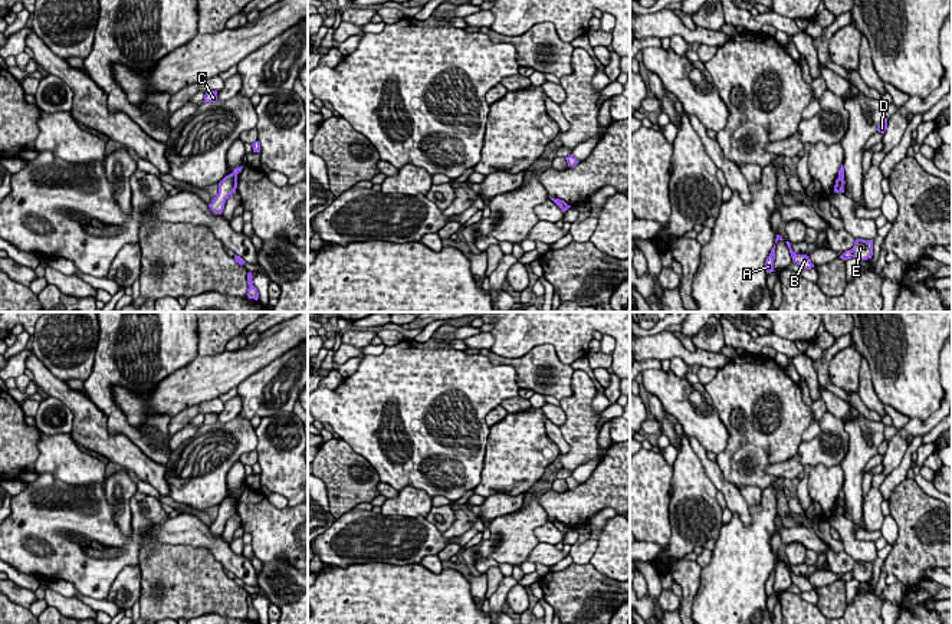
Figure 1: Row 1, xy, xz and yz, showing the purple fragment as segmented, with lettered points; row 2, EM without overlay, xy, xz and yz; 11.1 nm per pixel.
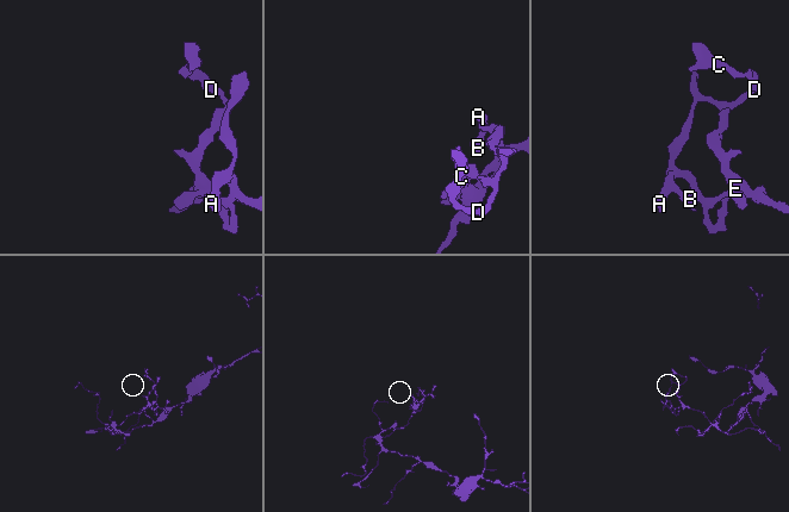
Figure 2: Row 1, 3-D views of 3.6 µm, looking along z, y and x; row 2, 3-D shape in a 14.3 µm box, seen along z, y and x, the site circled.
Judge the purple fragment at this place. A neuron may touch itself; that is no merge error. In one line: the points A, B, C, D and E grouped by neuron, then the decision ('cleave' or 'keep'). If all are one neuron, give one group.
A B C D E; keep

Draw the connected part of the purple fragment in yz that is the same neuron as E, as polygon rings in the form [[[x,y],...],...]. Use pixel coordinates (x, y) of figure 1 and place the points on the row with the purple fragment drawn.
[[[856,239],[851,250],[846,250],[840,259],[847,260],[857,257],[859,260],[867,260],[873,256],[873,240]]]

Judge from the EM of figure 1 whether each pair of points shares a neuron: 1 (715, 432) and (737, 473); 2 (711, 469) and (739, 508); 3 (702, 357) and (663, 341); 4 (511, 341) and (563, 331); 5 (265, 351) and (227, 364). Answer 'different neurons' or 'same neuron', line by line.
1: different neurons
2: same neuron
3: same neuron
4: same neuron
5: same neuron

